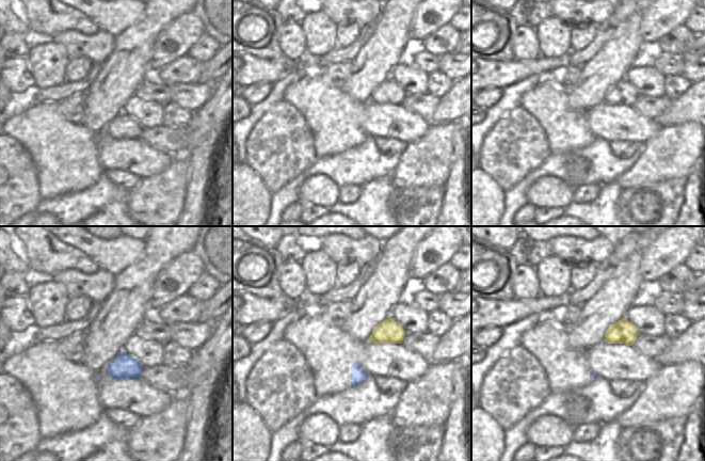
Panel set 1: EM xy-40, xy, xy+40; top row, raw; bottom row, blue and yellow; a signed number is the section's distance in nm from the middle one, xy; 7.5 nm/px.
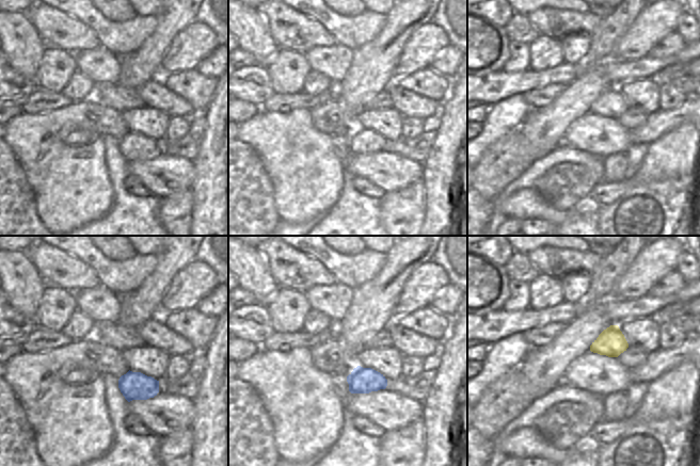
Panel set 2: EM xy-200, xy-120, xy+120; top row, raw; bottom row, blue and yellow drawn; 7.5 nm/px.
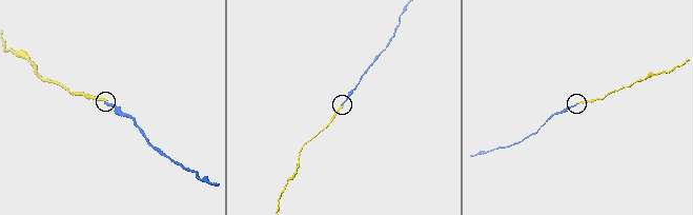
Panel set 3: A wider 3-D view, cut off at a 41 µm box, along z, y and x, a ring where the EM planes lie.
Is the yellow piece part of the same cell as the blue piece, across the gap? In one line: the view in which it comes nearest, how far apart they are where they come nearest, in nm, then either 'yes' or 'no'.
xy | 180 nm | yes

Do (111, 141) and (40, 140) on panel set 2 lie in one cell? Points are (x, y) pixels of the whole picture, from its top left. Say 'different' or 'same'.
different

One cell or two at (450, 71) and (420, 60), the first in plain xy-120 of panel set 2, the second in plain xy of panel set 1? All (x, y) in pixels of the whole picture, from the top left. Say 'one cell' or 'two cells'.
two cells

